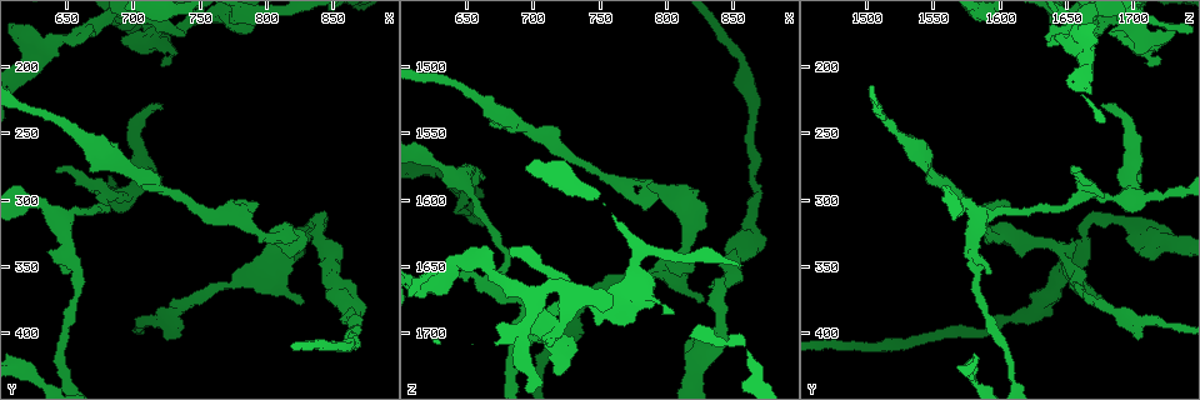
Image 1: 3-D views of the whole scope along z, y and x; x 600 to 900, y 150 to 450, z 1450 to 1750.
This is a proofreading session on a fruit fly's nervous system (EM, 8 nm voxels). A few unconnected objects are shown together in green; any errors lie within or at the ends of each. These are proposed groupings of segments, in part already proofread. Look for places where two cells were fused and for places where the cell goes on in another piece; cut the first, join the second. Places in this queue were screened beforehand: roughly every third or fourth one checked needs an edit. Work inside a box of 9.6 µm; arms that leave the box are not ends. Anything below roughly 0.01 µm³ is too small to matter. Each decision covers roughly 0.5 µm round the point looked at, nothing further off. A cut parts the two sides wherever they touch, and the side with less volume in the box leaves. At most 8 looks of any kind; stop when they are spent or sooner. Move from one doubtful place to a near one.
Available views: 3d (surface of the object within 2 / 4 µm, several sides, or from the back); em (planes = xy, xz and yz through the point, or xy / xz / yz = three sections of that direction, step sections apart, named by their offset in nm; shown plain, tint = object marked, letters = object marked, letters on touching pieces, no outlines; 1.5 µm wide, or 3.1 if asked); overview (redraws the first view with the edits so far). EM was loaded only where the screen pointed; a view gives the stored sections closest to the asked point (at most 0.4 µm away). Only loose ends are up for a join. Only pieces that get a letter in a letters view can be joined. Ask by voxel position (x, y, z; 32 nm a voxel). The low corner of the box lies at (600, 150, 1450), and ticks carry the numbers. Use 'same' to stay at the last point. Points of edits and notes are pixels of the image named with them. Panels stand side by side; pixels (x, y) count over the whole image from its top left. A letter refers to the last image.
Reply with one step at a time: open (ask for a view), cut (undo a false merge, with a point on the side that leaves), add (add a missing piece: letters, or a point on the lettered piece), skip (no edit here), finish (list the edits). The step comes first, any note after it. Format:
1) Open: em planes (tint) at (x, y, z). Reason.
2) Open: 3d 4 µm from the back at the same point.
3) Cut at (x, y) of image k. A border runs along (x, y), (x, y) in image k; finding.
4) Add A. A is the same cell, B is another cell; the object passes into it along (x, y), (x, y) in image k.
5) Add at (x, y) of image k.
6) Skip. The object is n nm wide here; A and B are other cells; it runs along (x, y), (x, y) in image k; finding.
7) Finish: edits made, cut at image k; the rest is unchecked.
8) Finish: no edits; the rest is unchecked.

Open: 3d 2 µm at (660, 174, 1650). Arms part here.

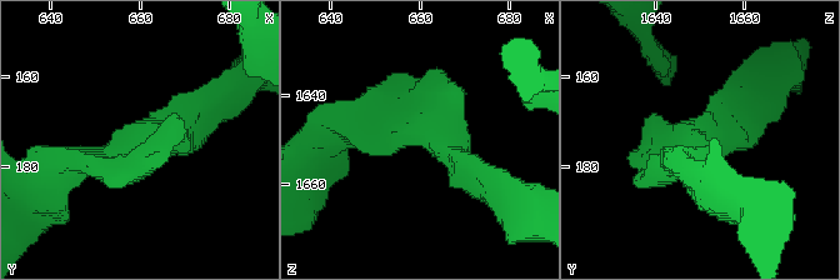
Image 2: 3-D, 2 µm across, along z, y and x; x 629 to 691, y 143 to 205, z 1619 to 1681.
Open: em planes (letters) at (661, 173, 1649). Now the EM.

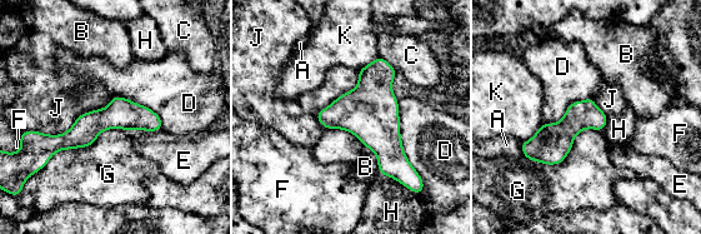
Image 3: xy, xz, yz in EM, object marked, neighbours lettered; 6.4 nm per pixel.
Skip. The object is 190 nm wide here; A, B, C, D, E, F, G, H, J and K are other cells; it runs along (159, 123), (39, 137) in image 3; continuous, no second cell.

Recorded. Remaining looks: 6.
Open: em xy step 4 (letters) at (840, 312, 1670). Sharp bend.

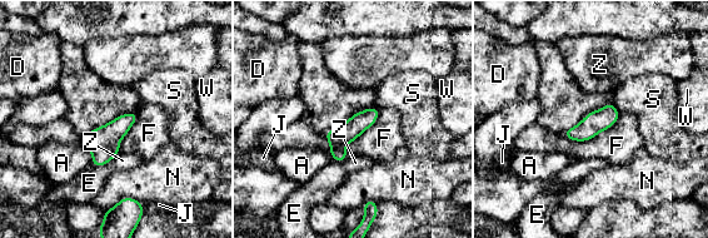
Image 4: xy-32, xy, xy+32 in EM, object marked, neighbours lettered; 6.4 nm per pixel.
Skip. The object is 140 nm wide here; A, D, E, F, J, N, S, W and Z are other cells; it runs along (374, 110), (338, 144), (338, 158) in image 4; continuous, no second cell.

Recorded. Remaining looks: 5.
Open: em xz step 4 (letters) at (864, 388, 1610). Sudden change in width.

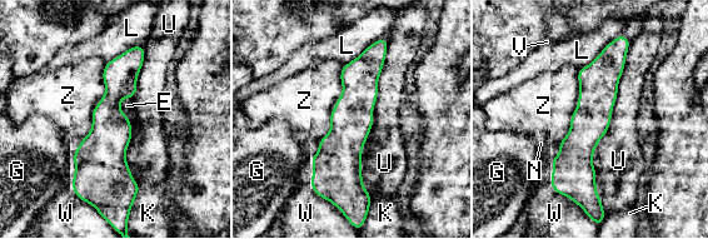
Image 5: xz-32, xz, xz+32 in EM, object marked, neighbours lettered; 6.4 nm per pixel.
Skip. The object is 240 nm wide here; E, G, K, L, N, U, V, W and Z are other cells; it runs along (374, 48), (345, 139), (345, 194) in image 5; all the same cell.

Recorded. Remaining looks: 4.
Finish: no edits; the rest is unchecked.

